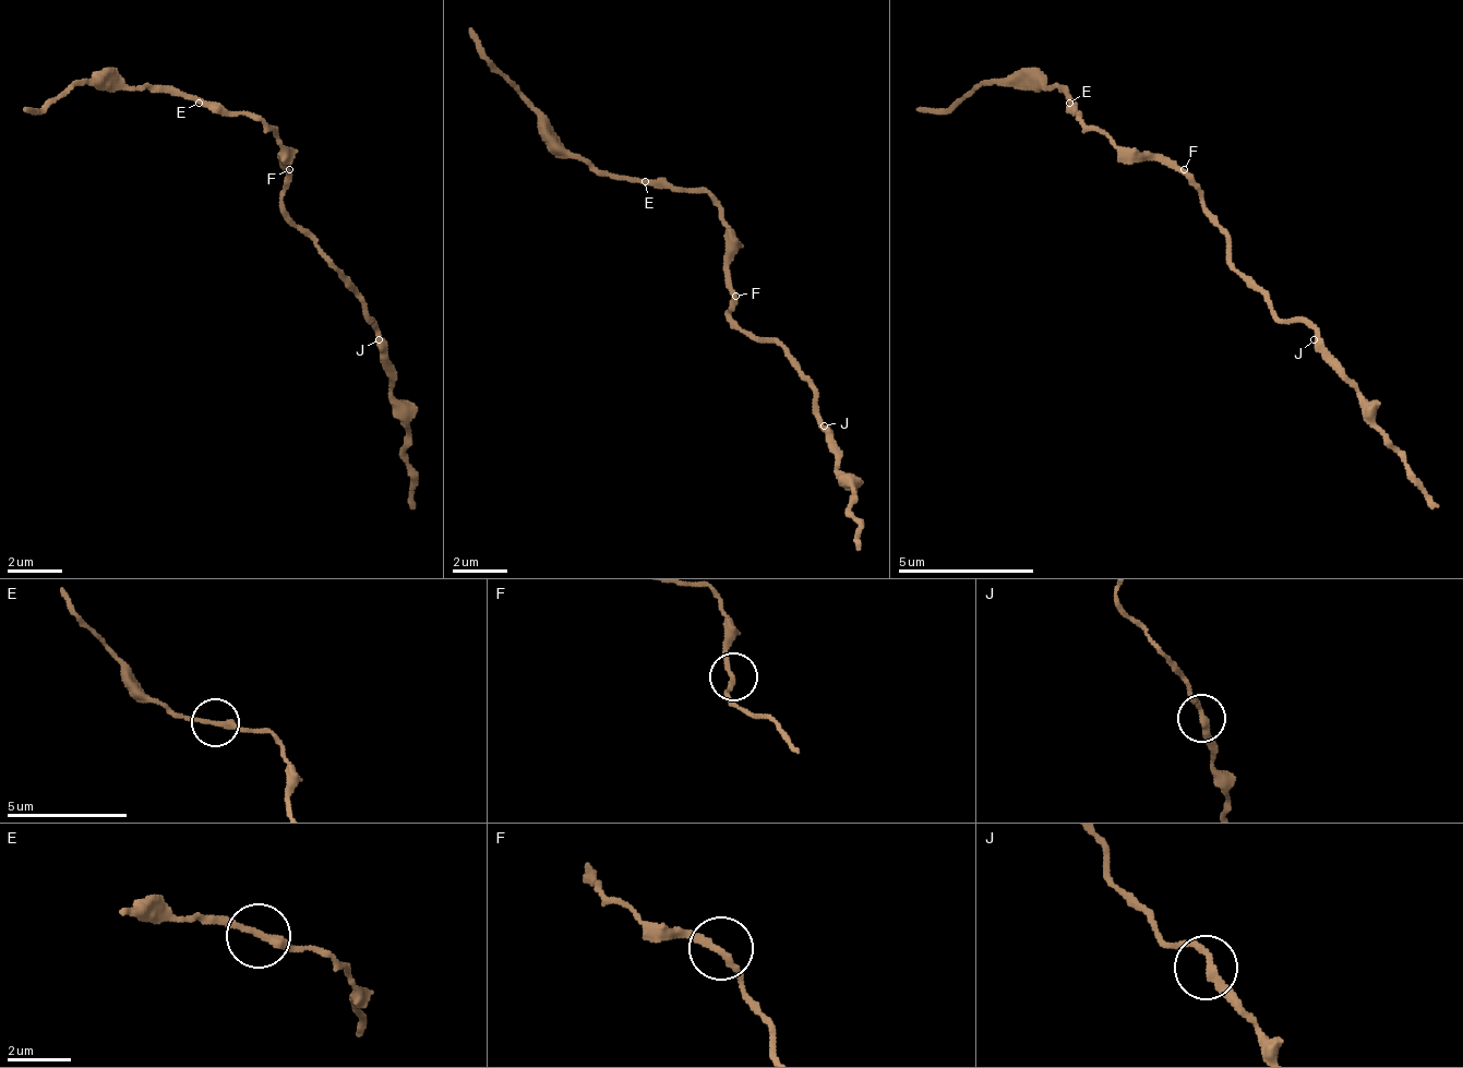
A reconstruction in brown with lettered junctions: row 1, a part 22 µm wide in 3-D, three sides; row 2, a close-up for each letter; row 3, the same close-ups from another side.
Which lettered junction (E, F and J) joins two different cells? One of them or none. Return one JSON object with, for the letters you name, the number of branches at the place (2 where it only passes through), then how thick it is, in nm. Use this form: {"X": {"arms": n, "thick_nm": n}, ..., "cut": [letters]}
{"cut": []}

